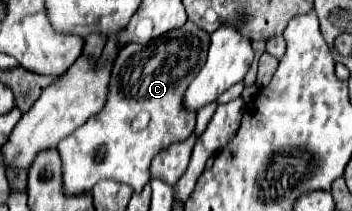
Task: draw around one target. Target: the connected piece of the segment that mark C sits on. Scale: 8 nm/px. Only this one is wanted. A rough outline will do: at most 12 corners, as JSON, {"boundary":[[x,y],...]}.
{"boundary":[[192,21],[114,61],[106,107],[58,143],[64,191],[134,191],[194,131]]}

